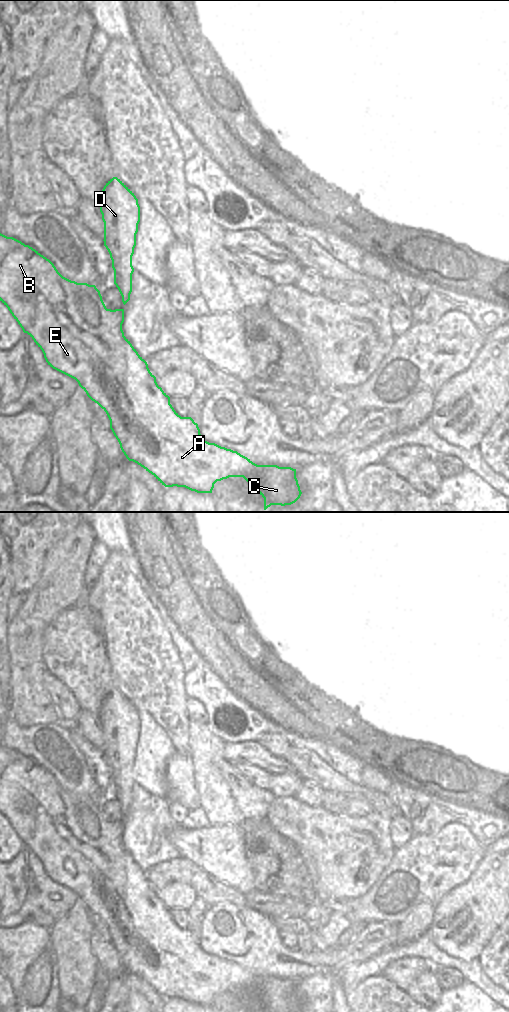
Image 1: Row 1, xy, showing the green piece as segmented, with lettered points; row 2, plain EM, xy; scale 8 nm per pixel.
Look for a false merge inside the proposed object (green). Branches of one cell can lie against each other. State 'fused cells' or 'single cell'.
single cell

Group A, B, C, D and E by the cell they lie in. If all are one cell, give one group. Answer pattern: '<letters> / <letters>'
A B C D E

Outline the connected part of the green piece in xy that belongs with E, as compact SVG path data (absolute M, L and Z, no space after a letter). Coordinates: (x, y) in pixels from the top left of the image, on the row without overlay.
M0 745L0 813L8 820L14 831L18 834L24 845L27 845L42 862L48 877L53 881L75 891L79 898L86 904L87 908L97 915L107 926L110 932L110 941L120 956L120 960L129 973L133 973L151 985L165 999L185 999L197 1005L212 1005L217 993L229 989L243 989L250 999L257 1003L264 1012L298 1012L302 1006L296 981L291 979L279 979L277 977L257 977L237 963L221 959L215 955L205 953L198 936L191 929L181 929L170 916L170 909L158 898L156 889L150 884L147 874L138 866L130 853L124 848L122 836L124 834L124 821L107 821L95 797L77 795L63 789L54 776L41 767L38 763L25 757L21 753L7 749Z

